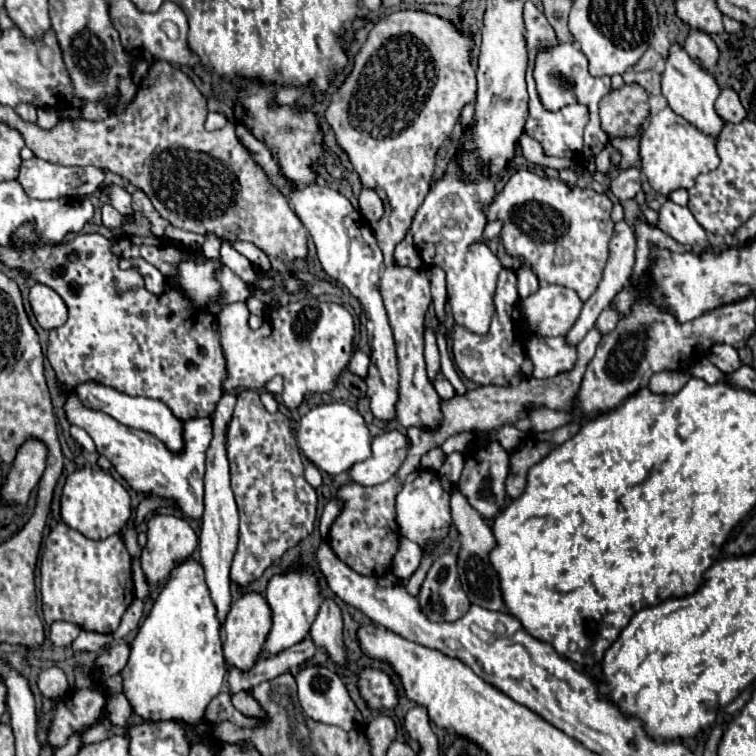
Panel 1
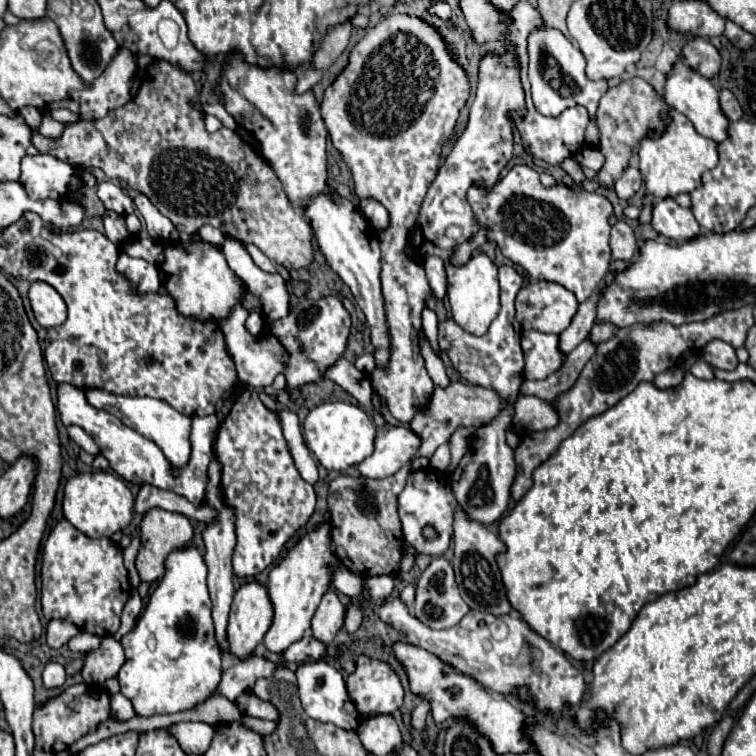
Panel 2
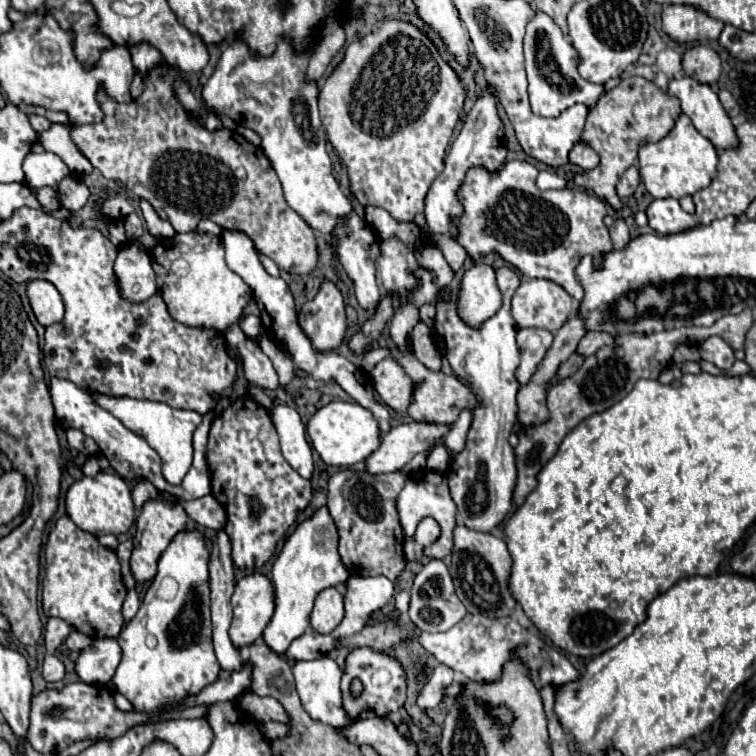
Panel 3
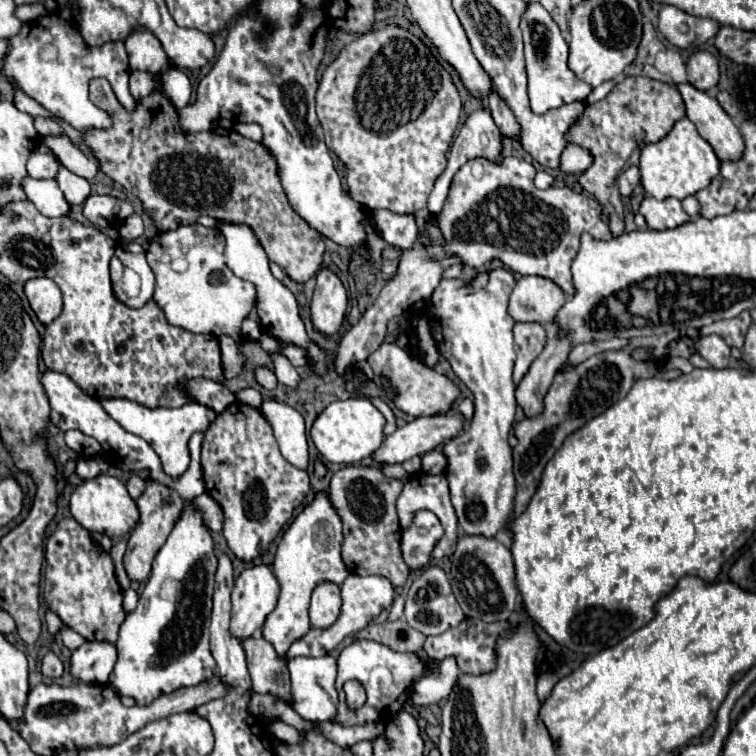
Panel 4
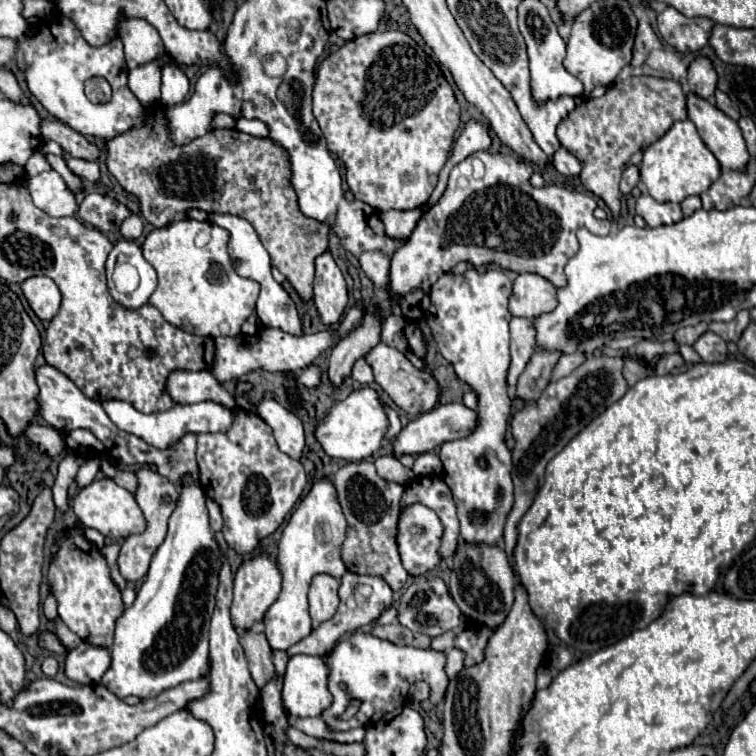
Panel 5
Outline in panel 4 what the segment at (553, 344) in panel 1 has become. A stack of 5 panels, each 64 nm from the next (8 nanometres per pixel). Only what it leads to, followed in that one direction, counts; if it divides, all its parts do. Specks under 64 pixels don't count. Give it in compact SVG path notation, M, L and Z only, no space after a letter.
M516 324L514 326L514 344L516 344L516 366L514 366L514 384L526 376L530 364L538 358L546 346L546 330L540 324Z

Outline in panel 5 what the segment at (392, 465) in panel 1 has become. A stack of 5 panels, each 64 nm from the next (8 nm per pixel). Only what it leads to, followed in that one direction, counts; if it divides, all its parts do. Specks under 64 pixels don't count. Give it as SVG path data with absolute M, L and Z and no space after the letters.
M440 404L432 412L426 412L418 418L410 420L400 430L400 434L392 440L392 448L394 448L392 454L396 458L402 458L406 454L418 456L418 454L430 452L430 450L434 450L436 446L442 446L448 440L458 440L458 438L468 436L474 430L474 426L476 426L476 412L474 410L464 408L464 404Z

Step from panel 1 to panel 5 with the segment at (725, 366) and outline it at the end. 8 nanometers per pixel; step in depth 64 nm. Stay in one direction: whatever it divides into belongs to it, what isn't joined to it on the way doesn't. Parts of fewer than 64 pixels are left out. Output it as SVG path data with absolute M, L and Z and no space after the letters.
M704 332L696 342L694 342L694 350L700 354L700 358L704 362L726 362L728 360L728 348L726 342L714 334L714 332Z

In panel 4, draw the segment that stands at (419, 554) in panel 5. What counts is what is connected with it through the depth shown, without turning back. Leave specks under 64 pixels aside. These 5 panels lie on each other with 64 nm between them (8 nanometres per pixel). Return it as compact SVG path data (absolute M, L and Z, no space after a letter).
M418 512L412 528L402 532L402 556L410 570L426 568L432 562L432 548L444 534L442 524L432 512Z

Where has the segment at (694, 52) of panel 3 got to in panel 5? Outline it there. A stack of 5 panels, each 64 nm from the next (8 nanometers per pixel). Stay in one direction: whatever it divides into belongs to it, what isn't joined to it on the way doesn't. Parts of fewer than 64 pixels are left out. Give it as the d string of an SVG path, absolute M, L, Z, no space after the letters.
M706 56L694 58L688 68L688 90L696 92L702 98L710 98L716 90L718 74L712 66L712 60Z

